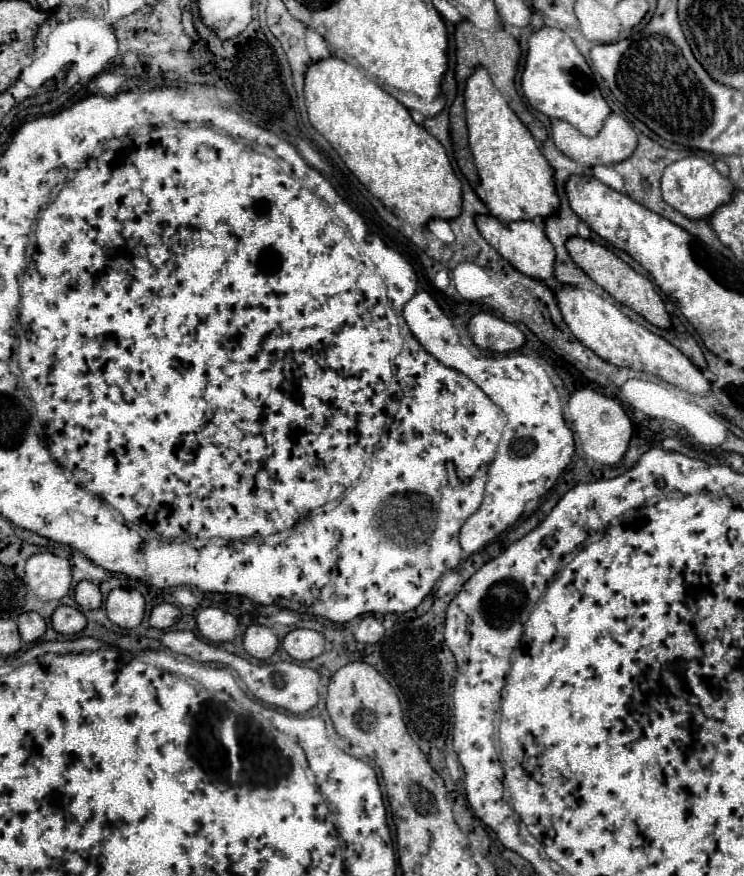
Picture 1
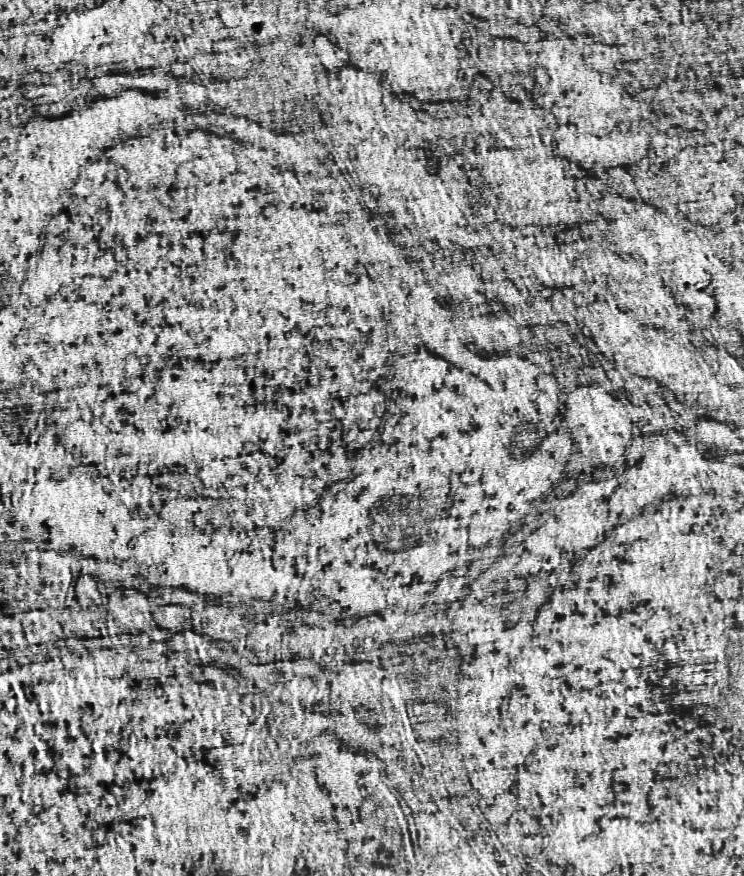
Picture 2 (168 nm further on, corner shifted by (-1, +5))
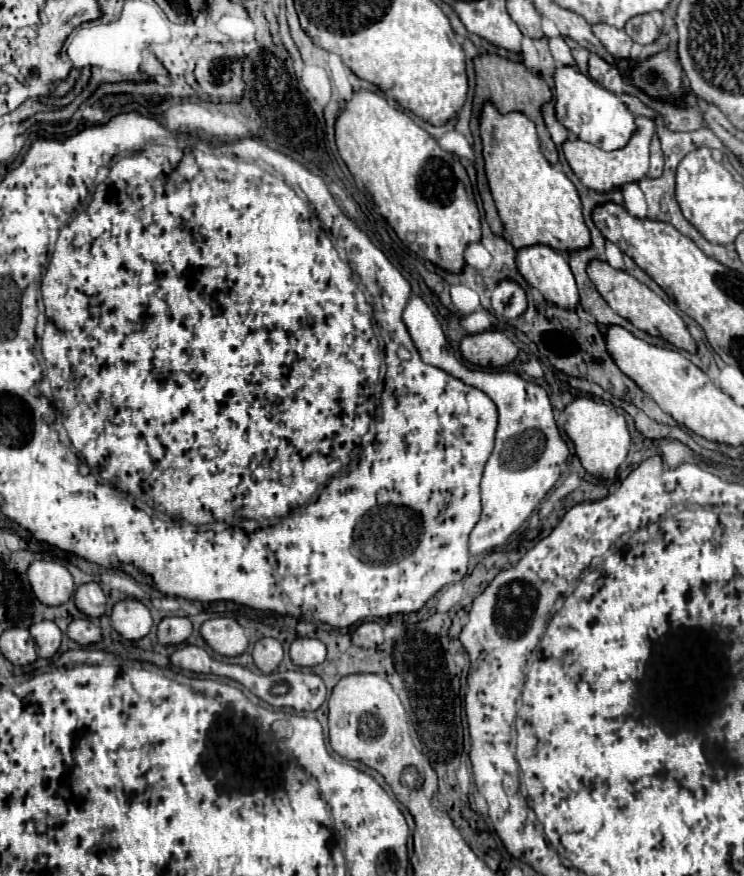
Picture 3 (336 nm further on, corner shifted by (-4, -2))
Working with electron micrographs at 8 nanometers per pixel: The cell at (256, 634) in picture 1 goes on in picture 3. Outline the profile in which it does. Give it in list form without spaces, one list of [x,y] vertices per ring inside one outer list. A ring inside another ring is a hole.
[[[264,637],[260,639],[256,645],[254,645],[254,651],[252,651],[252,657],[254,657],[254,663],[256,667],[262,671],[262,673],[272,673],[278,669],[280,661],[282,661],[282,645],[272,639],[272,637]]]

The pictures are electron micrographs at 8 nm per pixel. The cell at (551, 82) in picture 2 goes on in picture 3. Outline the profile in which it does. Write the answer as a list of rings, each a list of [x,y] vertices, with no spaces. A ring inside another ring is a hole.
[[[574,67],[556,69],[554,81],[556,81],[556,117],[568,129],[570,136],[574,136],[567,141],[580,139],[600,147],[602,151],[616,151],[626,147],[630,135],[634,135],[636,131],[636,123],[630,109],[614,93],[594,83],[590,77],[582,75]]]

